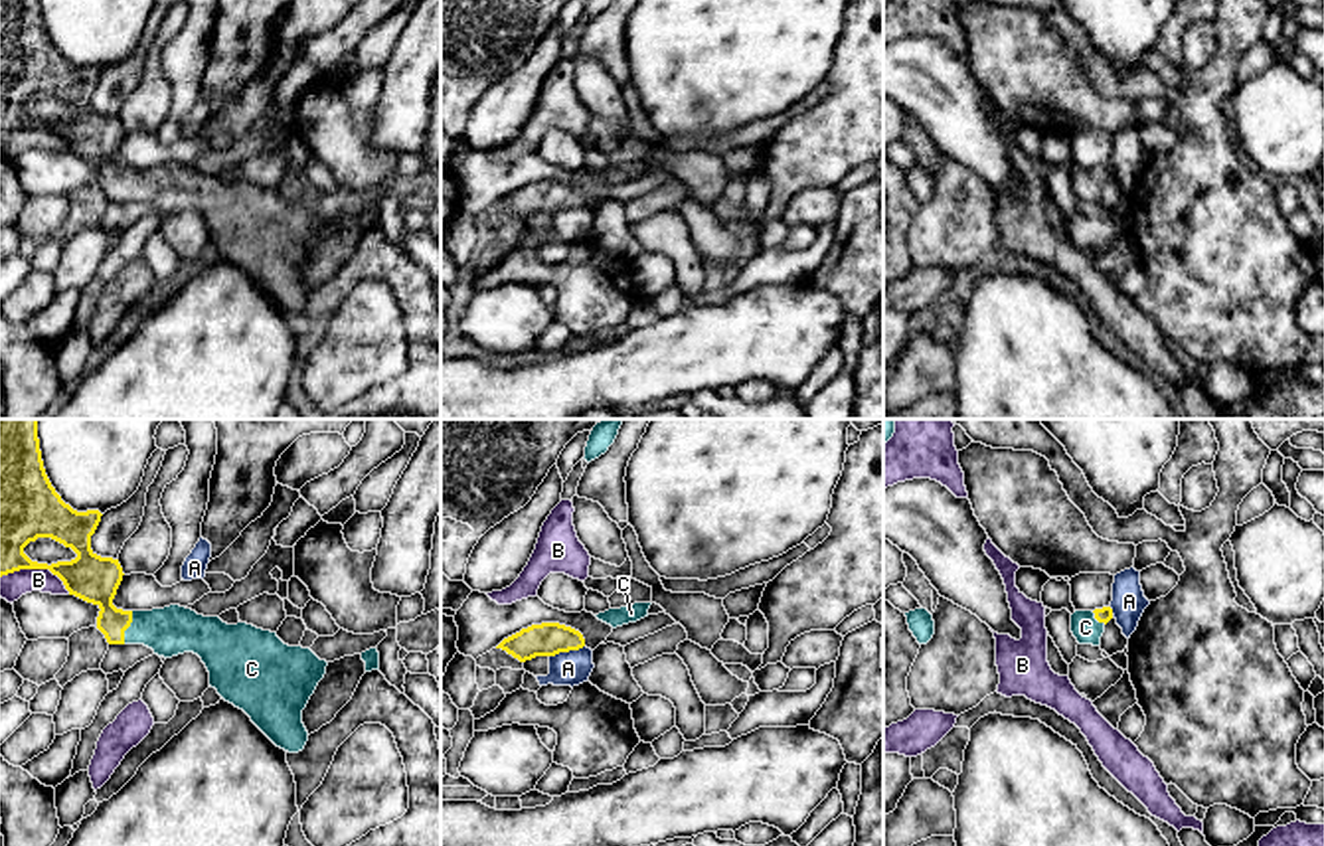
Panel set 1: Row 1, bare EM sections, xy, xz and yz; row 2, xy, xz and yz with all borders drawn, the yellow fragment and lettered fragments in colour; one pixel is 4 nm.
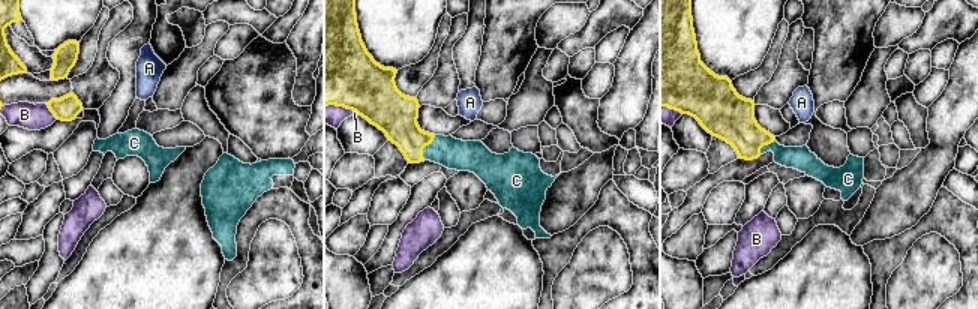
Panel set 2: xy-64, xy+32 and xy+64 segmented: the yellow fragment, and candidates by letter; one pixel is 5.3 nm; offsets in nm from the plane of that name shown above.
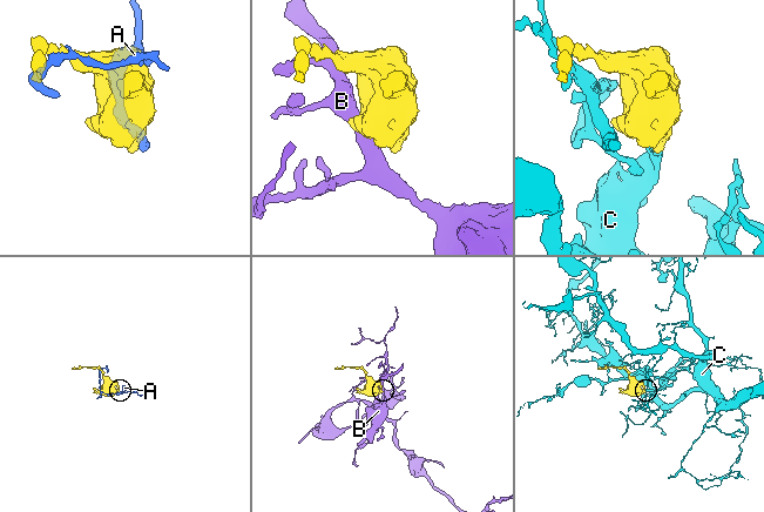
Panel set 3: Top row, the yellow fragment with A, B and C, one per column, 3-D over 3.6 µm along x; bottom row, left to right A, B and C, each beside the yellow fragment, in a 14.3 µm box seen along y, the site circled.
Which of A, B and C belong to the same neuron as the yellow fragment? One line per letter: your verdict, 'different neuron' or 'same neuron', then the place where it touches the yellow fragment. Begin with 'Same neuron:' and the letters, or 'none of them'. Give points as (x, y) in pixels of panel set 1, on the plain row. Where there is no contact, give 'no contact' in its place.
Same neuron: C
A: different neuron | xz (566, 208)
B: different neuron | xy (36, 125)
C: same neuron | xy (129, 182)

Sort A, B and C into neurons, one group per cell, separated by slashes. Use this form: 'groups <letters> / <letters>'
groups A / B / C

